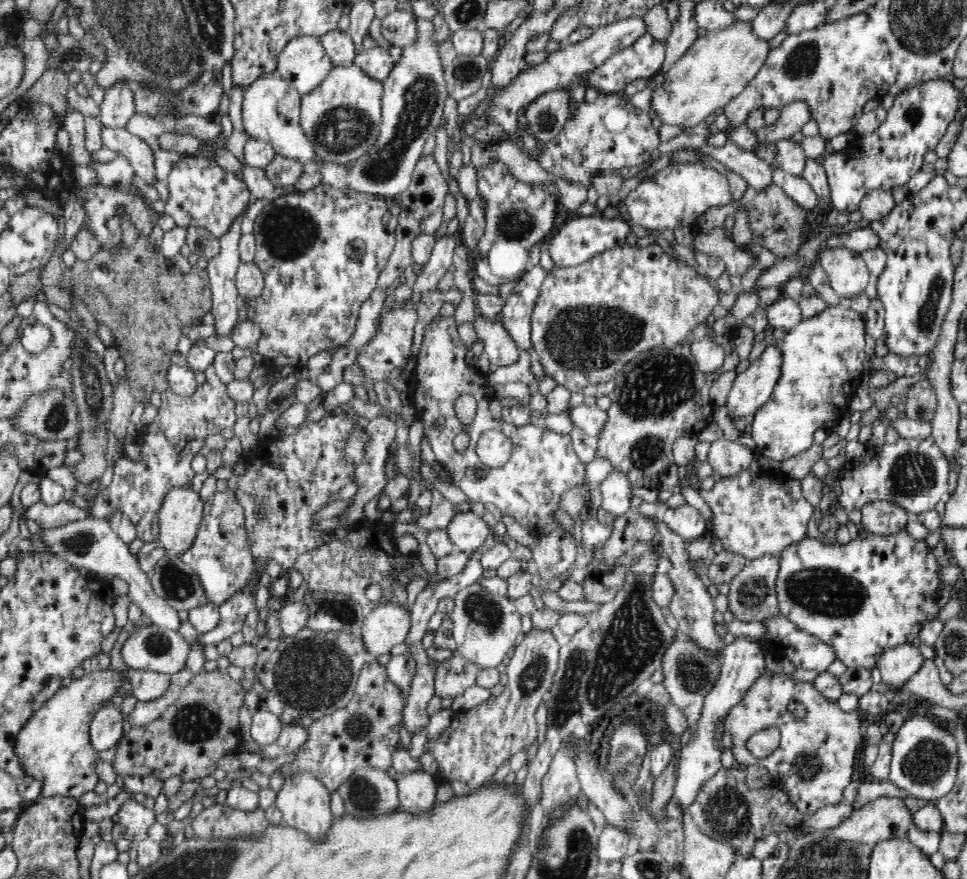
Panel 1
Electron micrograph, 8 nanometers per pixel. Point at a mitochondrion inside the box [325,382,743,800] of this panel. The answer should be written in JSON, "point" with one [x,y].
{"point":[631,641]}

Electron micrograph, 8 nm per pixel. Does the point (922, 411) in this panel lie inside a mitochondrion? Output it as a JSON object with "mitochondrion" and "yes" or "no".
{"mitochondrion":"yes"}

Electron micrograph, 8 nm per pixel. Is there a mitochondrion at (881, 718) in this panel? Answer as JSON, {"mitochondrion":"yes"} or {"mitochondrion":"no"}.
{"mitochondrion":"no"}

